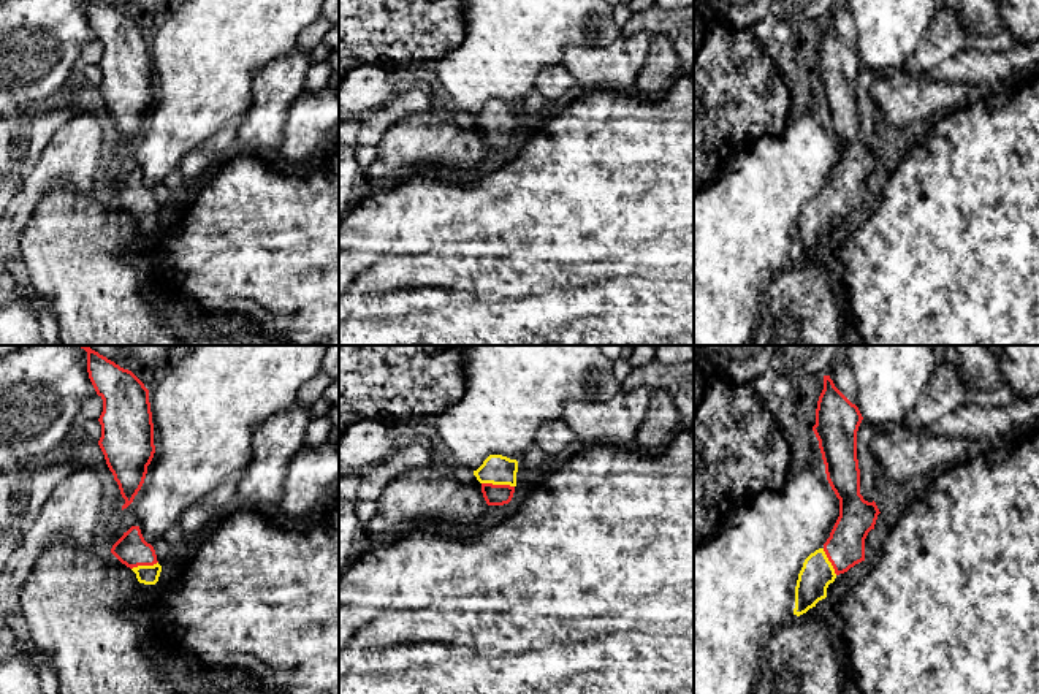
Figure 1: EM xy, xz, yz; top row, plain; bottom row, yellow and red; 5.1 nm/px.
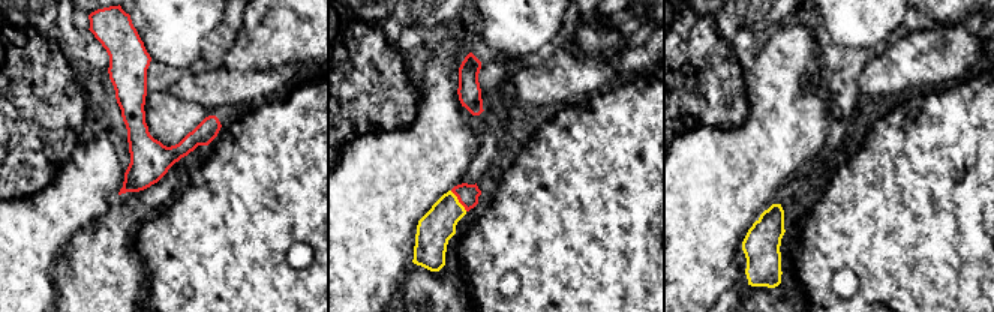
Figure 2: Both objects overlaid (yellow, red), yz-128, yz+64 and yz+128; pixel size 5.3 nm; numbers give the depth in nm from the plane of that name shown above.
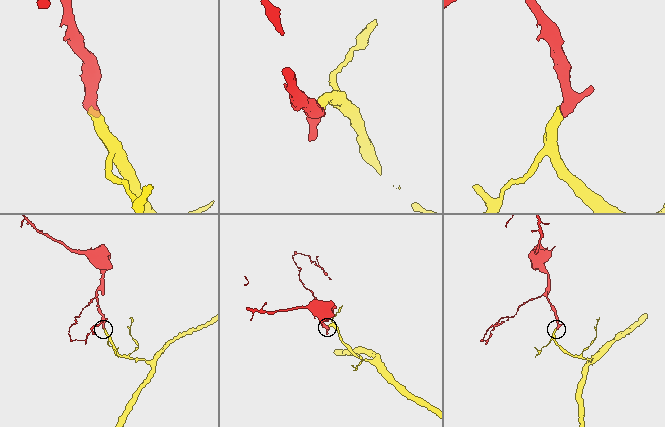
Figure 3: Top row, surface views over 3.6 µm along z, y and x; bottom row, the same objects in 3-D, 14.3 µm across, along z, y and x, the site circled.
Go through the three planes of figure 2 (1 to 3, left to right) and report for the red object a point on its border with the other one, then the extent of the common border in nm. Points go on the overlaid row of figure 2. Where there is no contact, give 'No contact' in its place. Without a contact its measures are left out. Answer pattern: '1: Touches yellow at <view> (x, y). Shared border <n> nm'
1: No contact
2: Touches yellow at yz+64 (458, 201). Shared border 140 nm
3: No contact

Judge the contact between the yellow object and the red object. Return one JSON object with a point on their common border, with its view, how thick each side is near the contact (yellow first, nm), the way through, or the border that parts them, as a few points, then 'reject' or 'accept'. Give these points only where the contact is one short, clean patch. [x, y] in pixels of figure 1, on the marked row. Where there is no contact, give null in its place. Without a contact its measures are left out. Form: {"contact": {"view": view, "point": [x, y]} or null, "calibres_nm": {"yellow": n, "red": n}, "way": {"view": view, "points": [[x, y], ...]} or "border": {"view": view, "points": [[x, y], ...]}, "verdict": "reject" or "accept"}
{"contact": {"view": "xz", "point": [498, 484]}, "calibres_nm": {"yellow": 150, "red": 110}, "way": {"view": "xz", "points": [[496, 469], [498, 484], [494, 495]]}, "verdict": "accept"}

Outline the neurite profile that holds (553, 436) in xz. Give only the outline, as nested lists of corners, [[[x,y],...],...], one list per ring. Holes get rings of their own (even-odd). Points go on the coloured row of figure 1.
[[[562,418],[545,421],[535,434],[535,444],[546,453],[546,456],[559,453],[575,440],[578,440],[578,436]]]

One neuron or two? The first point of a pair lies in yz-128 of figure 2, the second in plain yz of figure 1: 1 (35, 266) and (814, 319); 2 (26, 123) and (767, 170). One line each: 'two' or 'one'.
1: two
2: two

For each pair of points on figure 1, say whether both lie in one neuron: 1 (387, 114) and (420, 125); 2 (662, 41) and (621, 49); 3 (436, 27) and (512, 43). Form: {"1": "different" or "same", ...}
{"1": "different", "2": "different", "3": "different"}

